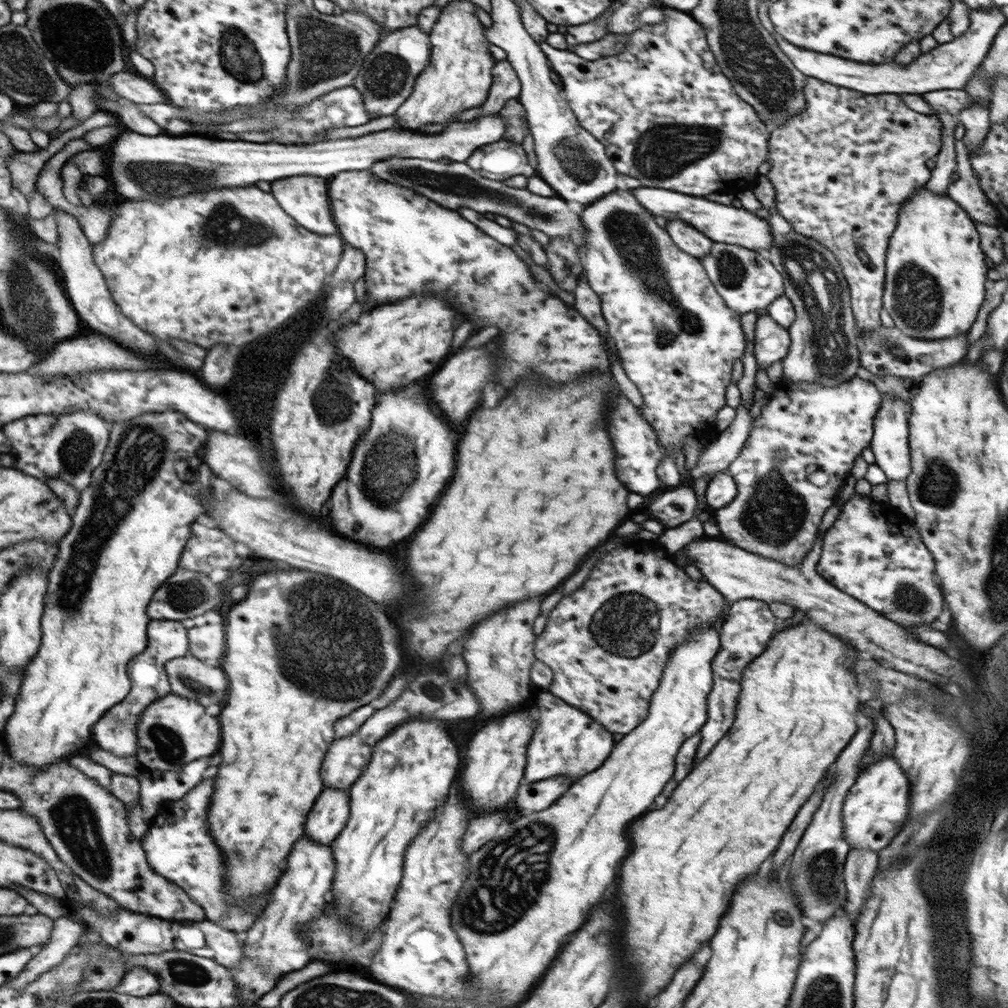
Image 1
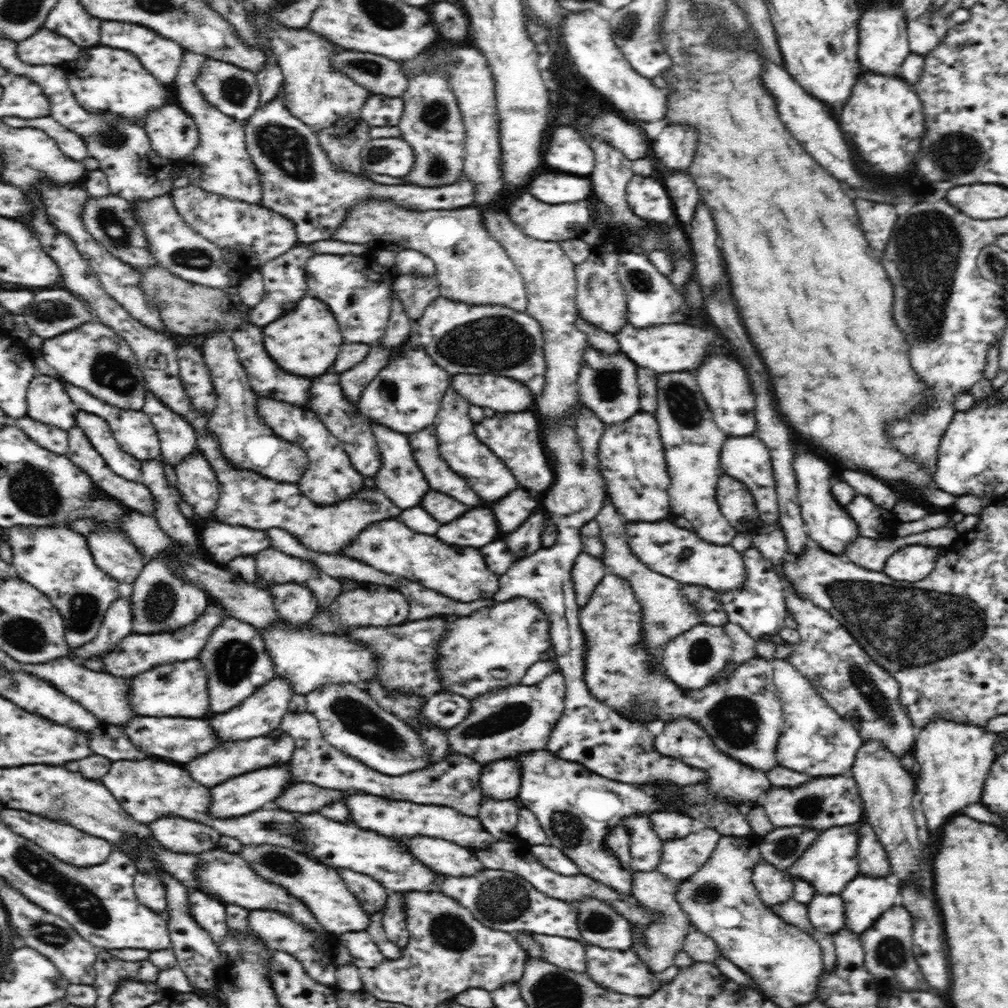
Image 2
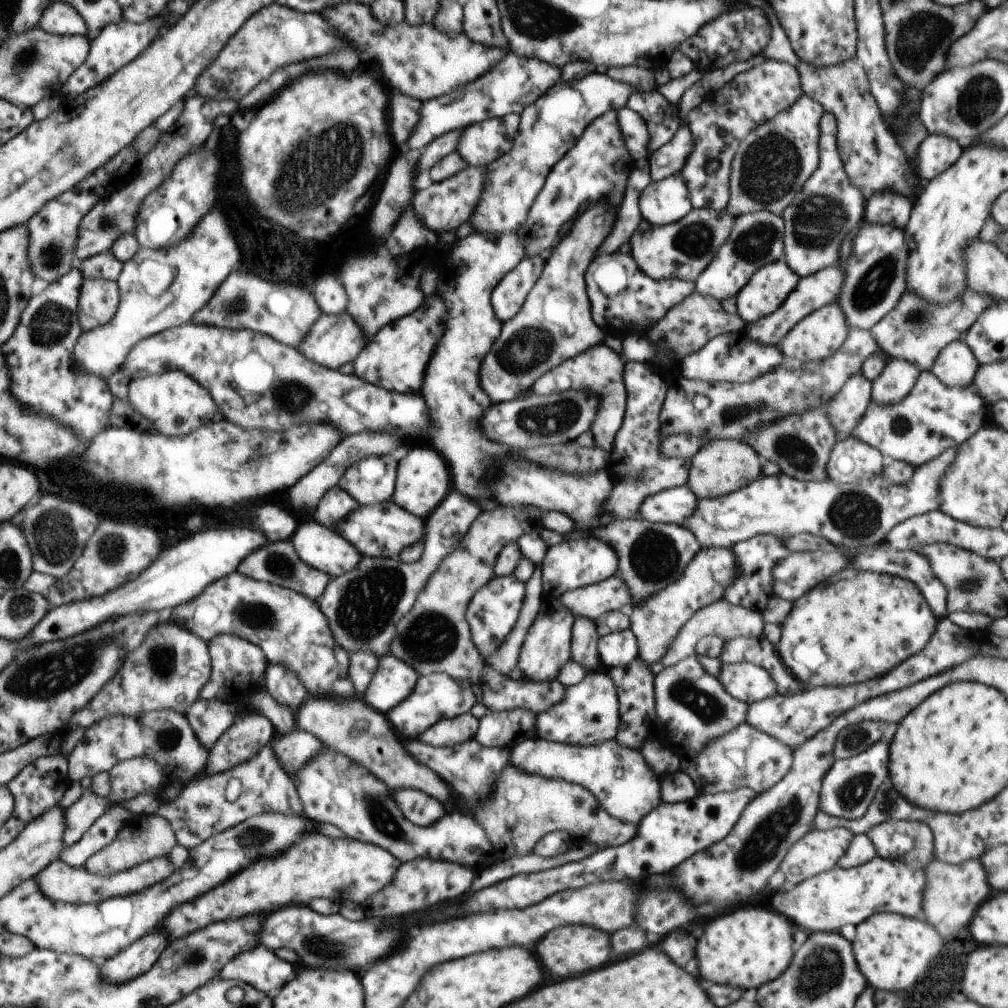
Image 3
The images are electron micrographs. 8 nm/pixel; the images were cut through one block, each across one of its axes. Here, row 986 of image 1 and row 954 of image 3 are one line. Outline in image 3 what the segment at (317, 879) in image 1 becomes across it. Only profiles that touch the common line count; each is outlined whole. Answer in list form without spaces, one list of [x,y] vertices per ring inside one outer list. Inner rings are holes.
[[[262,946],[236,955],[220,972],[220,978],[252,985],[272,999],[294,976],[293,963],[278,958]]]

